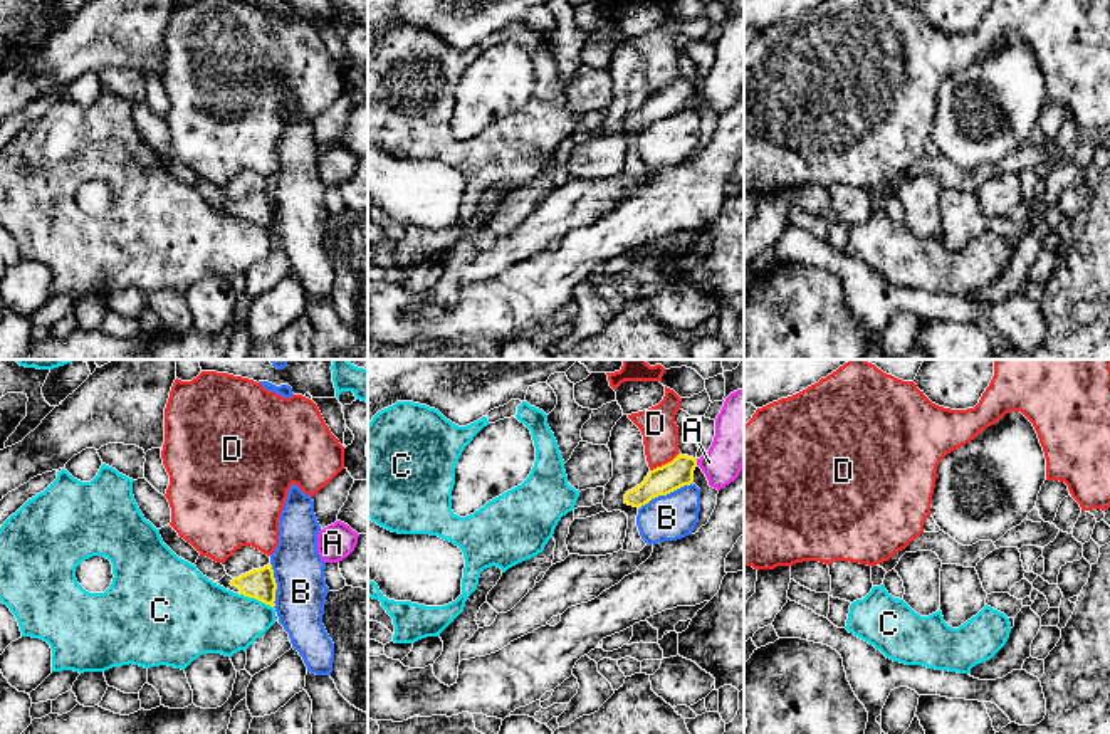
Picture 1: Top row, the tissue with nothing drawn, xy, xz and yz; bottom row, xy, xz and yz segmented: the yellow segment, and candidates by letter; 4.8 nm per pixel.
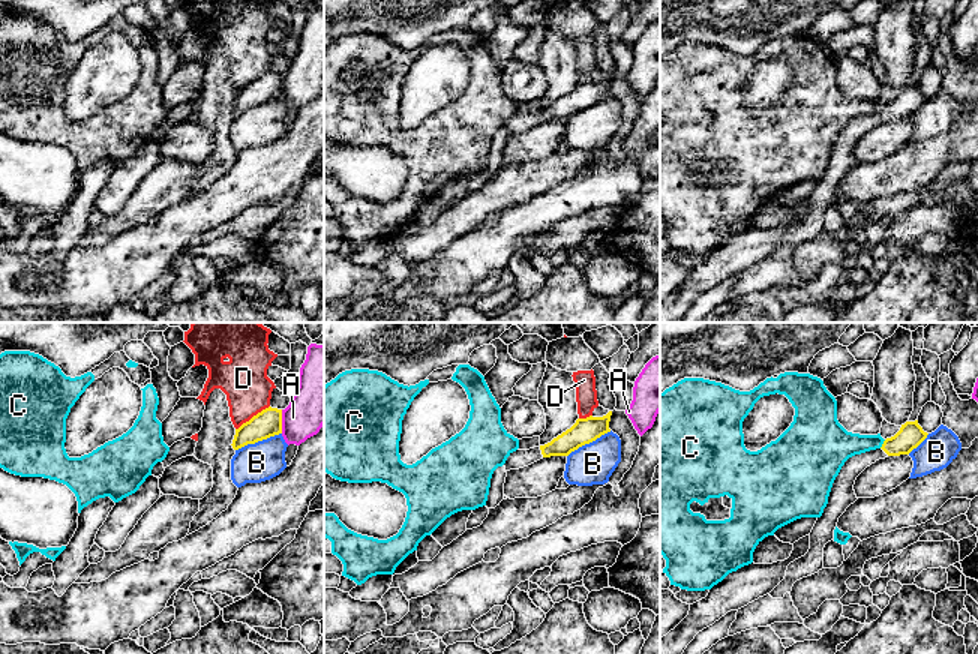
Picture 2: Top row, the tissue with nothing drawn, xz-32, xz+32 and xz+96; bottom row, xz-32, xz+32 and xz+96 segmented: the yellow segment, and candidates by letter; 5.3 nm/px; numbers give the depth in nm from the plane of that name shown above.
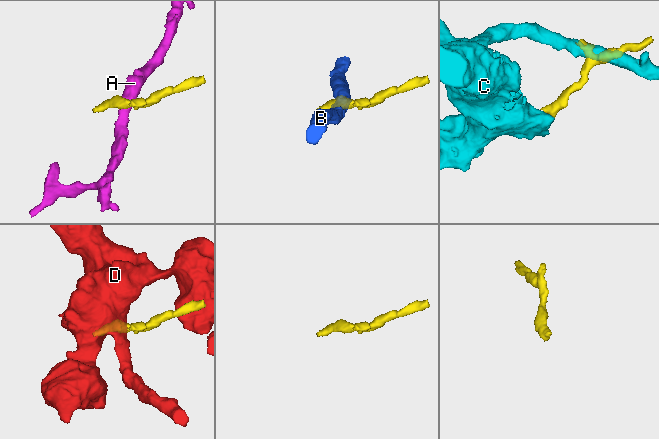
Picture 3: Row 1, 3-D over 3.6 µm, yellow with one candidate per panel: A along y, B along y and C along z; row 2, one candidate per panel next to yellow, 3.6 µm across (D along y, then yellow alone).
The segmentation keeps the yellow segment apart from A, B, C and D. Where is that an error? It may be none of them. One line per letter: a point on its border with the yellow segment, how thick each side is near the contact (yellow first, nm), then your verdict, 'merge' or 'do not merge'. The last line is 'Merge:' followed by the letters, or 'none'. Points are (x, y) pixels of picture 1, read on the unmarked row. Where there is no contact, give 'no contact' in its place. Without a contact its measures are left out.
A: meets yellow in xz at (696, 86); 140 nm thick on the yellow side, 260 nm on the other; do not merge
B: meets yellow in xz at (665, 118); 140 nm thick on the yellow side, 220 nm on the other; do not merge
C: meets yellow in xy at (257, 222); 140 nm thick on the yellow side, 320 nm on the other; do not merge
D: meets yellow in xz at (665, 88); 140 nm thick on the yellow side, 180 nm on the other; do not merge
Merge: none

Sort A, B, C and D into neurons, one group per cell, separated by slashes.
A / B / C / D

